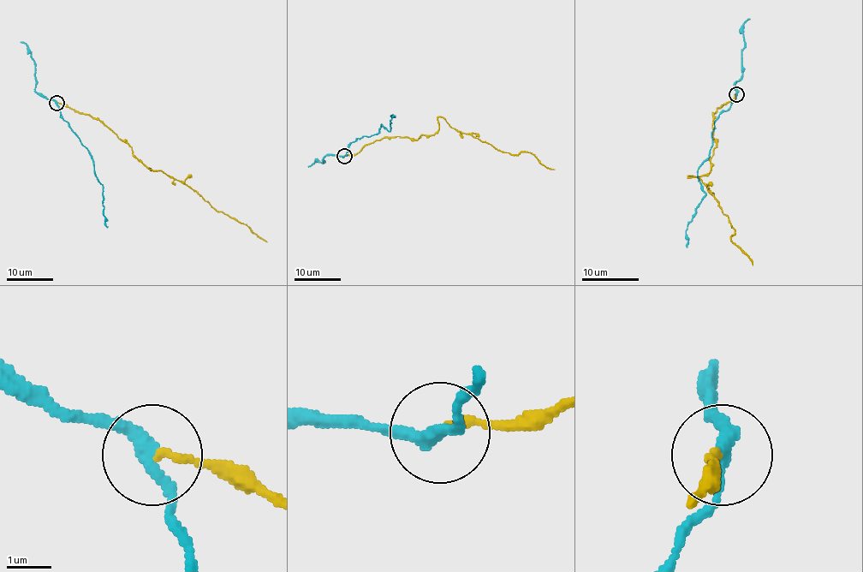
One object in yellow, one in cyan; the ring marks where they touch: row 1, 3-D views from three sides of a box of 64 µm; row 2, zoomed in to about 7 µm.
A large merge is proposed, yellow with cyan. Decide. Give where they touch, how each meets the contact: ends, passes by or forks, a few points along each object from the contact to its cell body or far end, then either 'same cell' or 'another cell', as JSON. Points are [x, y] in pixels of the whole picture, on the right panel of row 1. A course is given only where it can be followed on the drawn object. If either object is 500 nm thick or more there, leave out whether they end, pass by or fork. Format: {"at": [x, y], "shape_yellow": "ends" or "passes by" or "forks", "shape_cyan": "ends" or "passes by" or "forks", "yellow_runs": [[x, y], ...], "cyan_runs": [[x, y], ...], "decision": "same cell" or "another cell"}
{"at": [736, 94], "shape_yellow": "ends", "shape_cyan": "passes by", "yellow_runs": [[735, 93], [713, 114], [711, 170], [687, 176], [698, 176], [713, 193], [735, 230], [731, 241], [752, 265]], "cyan_runs": [[735, 93], [731, 105], [715, 121], [709, 157], [698, 170], [698, 181], [705, 198], [686, 230], [686, 247]], "decision": "another cell"}

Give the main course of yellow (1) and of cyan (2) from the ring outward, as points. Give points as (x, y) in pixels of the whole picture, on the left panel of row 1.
1: (56, 103), (98, 119), (150, 169), (161, 169), (187, 184), (217, 211), (241, 222), (266, 241)
2: (56, 103), (62, 116), (94, 165), (94, 173), (102, 187), (107, 228)

